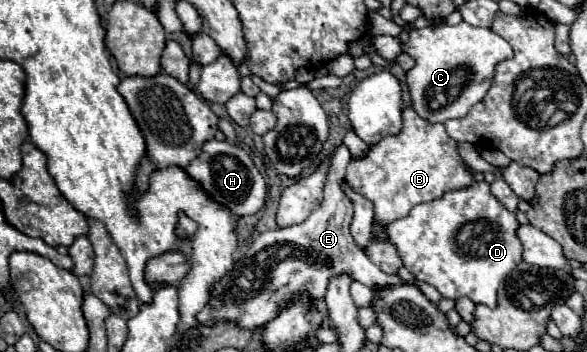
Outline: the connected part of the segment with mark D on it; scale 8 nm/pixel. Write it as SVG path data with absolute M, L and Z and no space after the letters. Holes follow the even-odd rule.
M483 180L465 190L445 192L433 202L417 204L409 216L389 224L387 236L397 246L405 268L417 280L435 286L443 298L467 296L475 304L495 308L499 284L523 260L517 228L515 212L509 212ZM457 236L463 236L463 244L457 242Z

